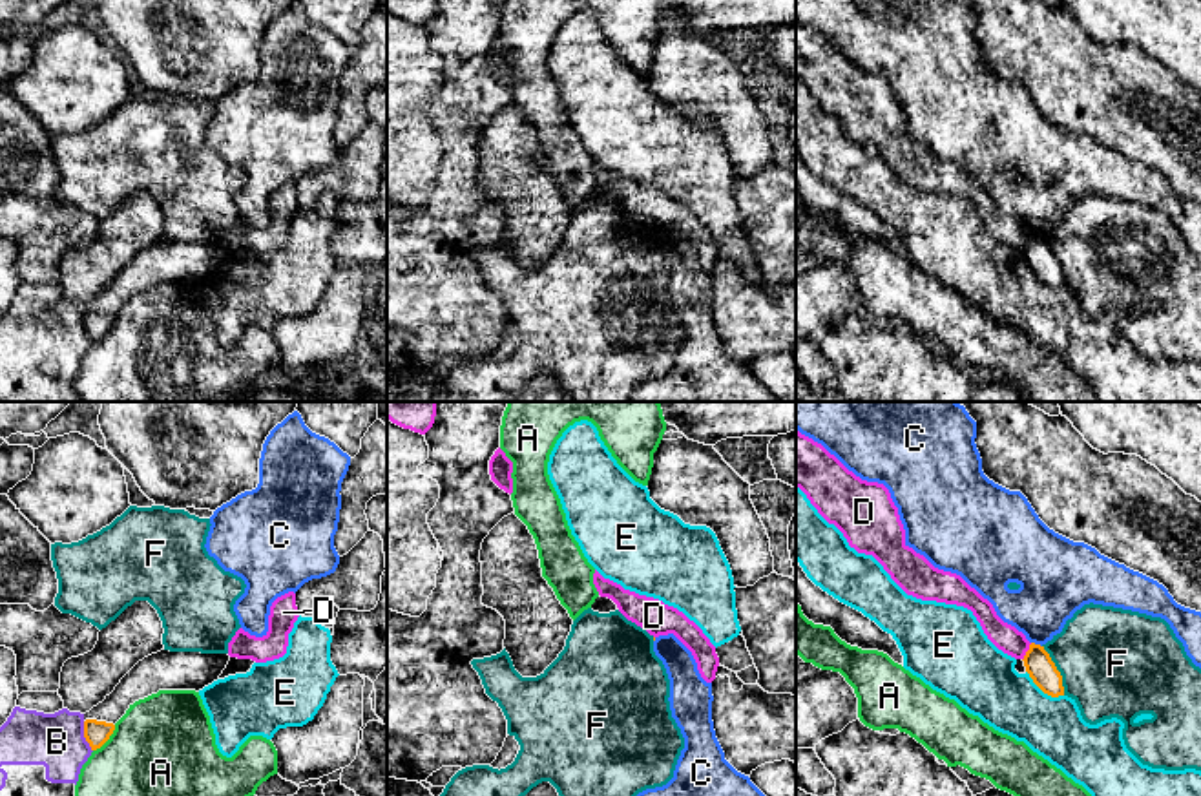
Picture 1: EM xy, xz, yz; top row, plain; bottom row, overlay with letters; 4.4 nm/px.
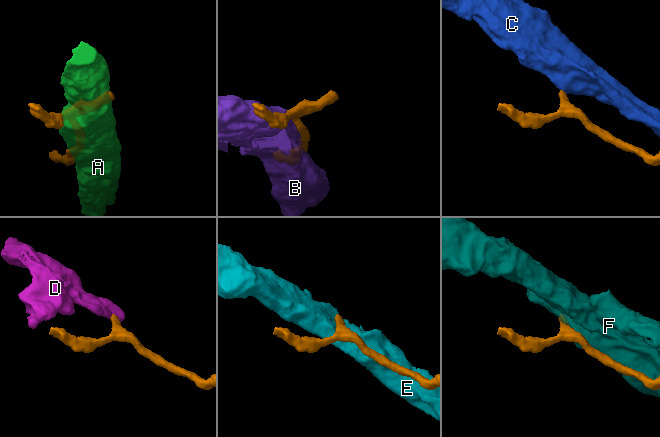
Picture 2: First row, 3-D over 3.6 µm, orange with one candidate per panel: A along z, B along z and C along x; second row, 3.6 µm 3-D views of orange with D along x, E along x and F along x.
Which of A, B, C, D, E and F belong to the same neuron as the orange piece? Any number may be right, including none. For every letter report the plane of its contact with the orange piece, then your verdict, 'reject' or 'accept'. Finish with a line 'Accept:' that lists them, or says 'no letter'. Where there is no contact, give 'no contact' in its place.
A: xy | reject
B: xy | reject
C: yz | reject
D: yz | reject
E: yz | reject
F: yz | reject
Accept: no letter

